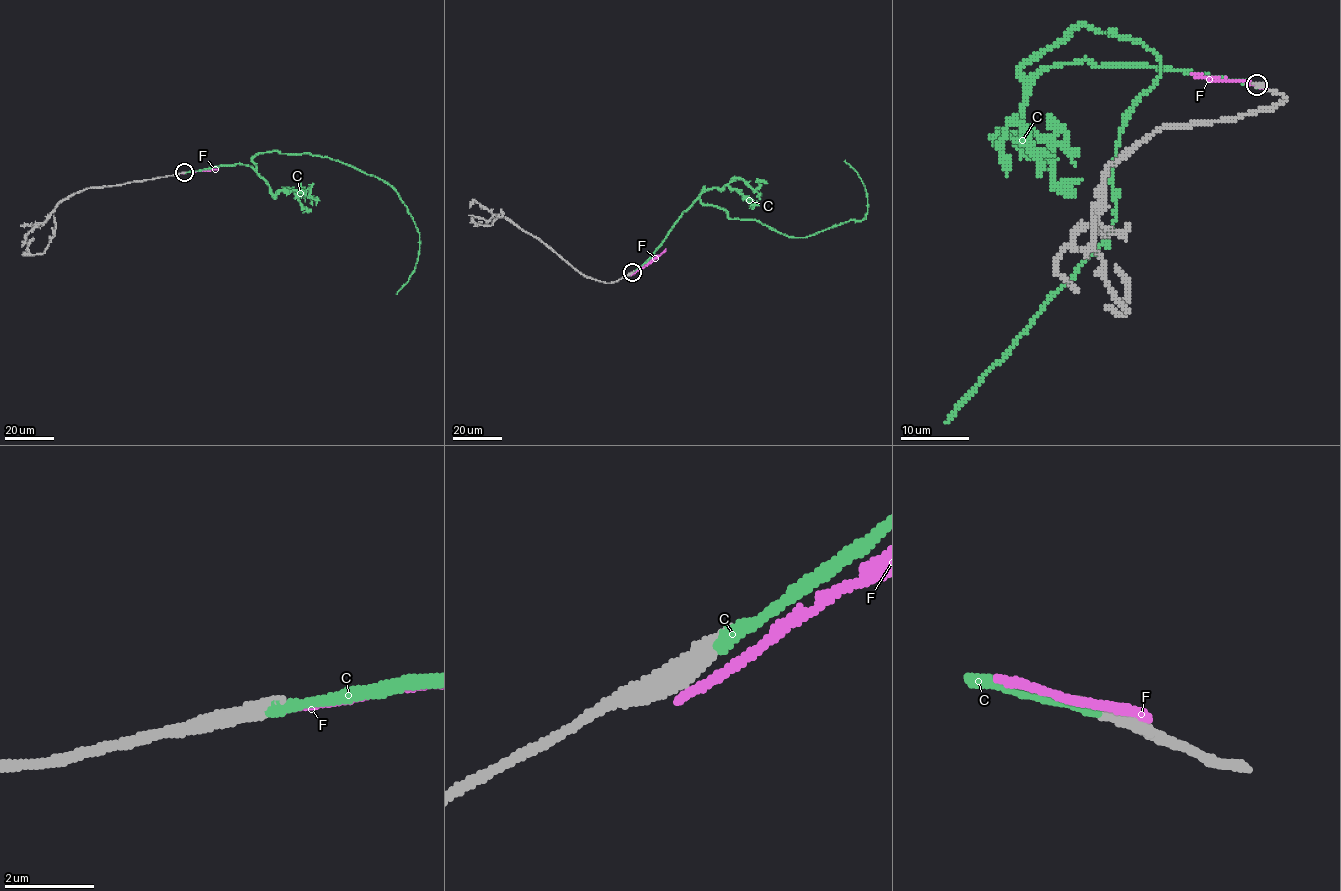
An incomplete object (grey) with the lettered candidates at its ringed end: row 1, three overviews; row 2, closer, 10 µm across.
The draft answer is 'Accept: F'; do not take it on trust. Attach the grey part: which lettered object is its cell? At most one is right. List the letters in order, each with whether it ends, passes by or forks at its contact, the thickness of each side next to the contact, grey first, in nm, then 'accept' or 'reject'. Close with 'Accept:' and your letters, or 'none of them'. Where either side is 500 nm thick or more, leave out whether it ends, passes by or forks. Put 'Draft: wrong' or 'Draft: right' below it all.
C: it ends there; 340 nm thick on the grey side, 280 nm on the other; accept
F: it ends there; 400 nm thick on the grey side, 240 nm on the other; reject
Accept: C
Draft: wrong

